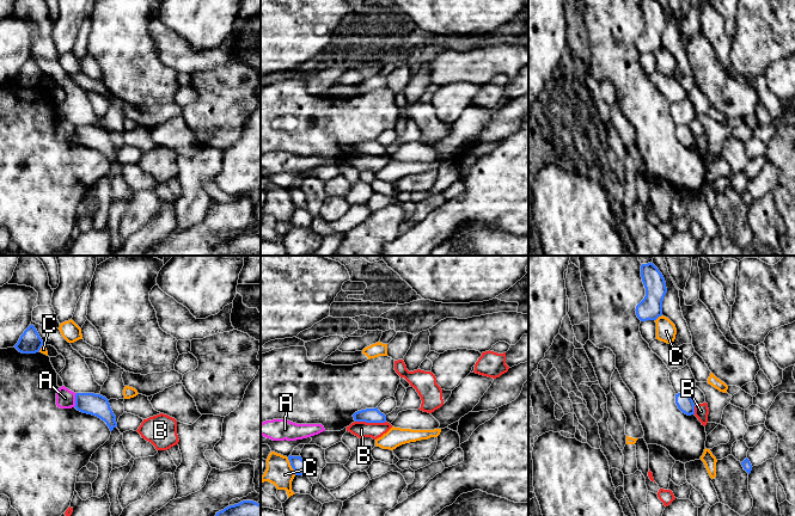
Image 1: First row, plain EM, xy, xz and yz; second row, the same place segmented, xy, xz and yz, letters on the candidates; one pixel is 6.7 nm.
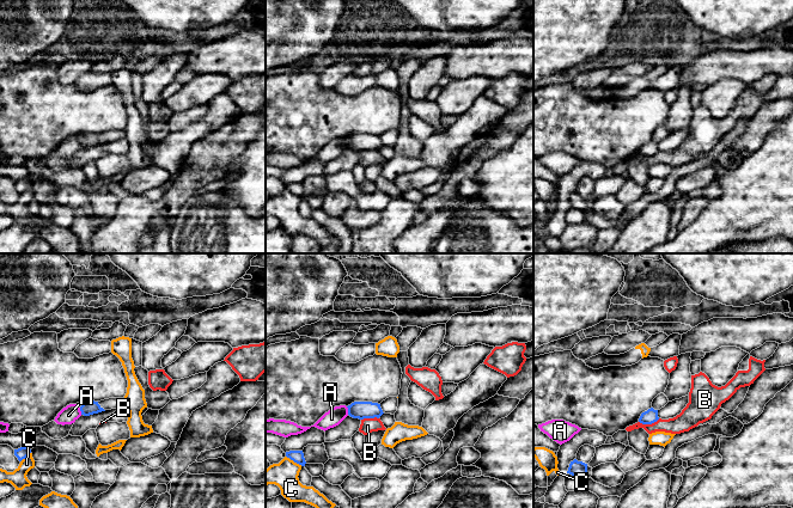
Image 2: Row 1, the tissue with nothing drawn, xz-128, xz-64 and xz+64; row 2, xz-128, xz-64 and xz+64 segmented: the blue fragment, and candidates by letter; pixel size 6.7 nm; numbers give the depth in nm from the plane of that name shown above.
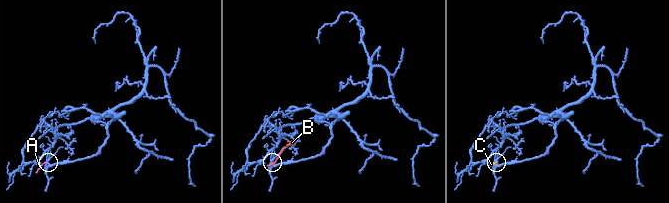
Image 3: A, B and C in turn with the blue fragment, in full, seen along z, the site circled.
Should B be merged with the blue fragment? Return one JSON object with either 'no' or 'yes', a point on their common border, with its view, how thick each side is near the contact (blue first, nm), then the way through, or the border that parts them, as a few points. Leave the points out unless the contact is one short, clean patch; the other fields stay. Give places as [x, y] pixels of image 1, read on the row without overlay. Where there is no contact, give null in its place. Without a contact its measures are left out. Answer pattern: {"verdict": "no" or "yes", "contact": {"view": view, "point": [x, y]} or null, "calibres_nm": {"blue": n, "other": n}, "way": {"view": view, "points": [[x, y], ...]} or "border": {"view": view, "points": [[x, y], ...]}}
{"verdict": "no", "contact": {"view": "xz", "point": [371, 154]}, "calibres_nm": {"blue": 100, "other": 110}}

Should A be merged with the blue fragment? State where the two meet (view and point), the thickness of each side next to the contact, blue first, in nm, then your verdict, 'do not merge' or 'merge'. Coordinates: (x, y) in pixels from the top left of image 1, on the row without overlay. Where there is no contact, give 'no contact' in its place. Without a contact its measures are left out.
meets blue in xy at (75, 133); 150 nm thick on the blue side, 130 nm on the other; do not merge

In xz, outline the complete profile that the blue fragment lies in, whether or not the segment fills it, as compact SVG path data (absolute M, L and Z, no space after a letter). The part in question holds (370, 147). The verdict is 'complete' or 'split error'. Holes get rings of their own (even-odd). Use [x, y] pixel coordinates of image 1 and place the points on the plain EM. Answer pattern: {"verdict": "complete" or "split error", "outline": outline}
{"verdict": "complete", "outline": "M378 140L357 143L353 147L355 154L385 155L386 148Z"}

